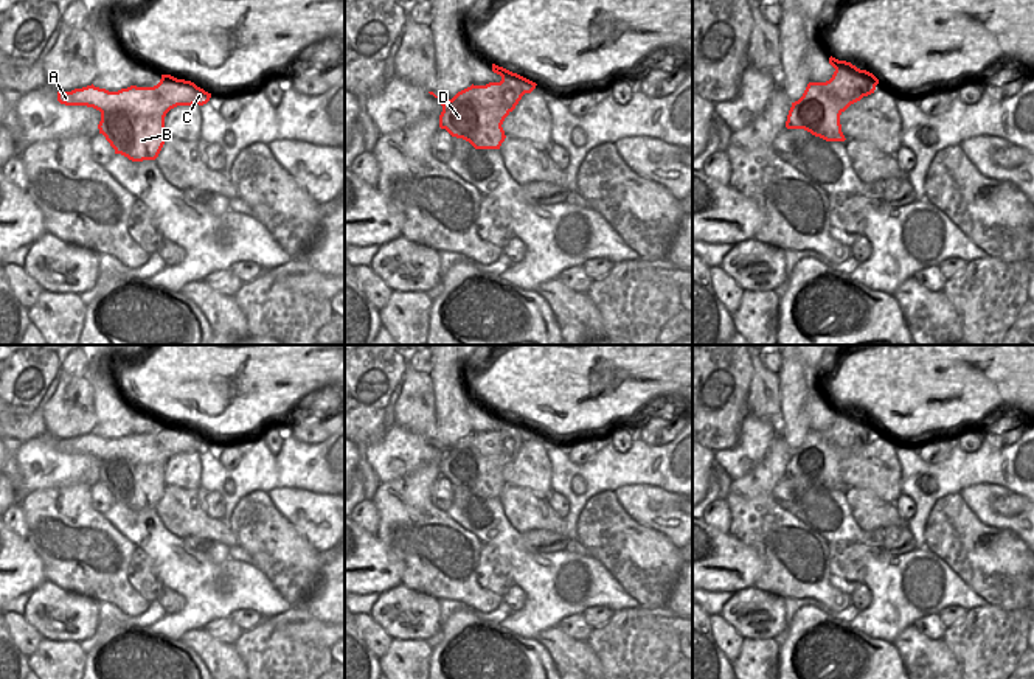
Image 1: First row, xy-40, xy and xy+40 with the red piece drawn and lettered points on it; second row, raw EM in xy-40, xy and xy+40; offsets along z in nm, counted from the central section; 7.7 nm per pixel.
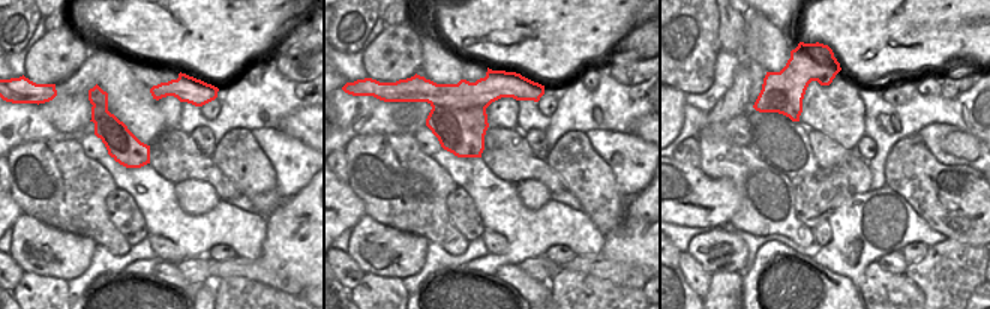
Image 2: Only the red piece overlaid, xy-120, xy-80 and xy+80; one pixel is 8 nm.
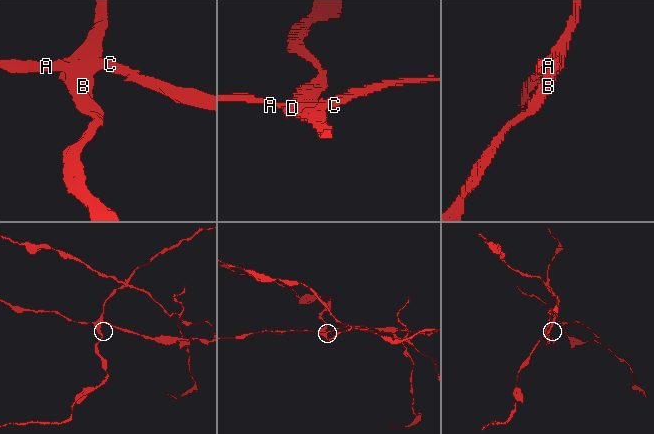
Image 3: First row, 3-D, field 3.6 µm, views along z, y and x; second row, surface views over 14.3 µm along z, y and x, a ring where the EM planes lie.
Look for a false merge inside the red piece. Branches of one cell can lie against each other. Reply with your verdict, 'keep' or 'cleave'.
cleave

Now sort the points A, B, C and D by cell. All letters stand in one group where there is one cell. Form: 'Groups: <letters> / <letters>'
Groups: A C / B D

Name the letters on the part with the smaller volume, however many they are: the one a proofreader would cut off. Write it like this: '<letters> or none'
A, C

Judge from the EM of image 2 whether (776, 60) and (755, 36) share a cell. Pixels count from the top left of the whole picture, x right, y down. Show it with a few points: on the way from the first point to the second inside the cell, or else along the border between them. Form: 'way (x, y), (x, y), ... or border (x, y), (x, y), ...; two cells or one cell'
way (773, 54), (761, 42); one cell

